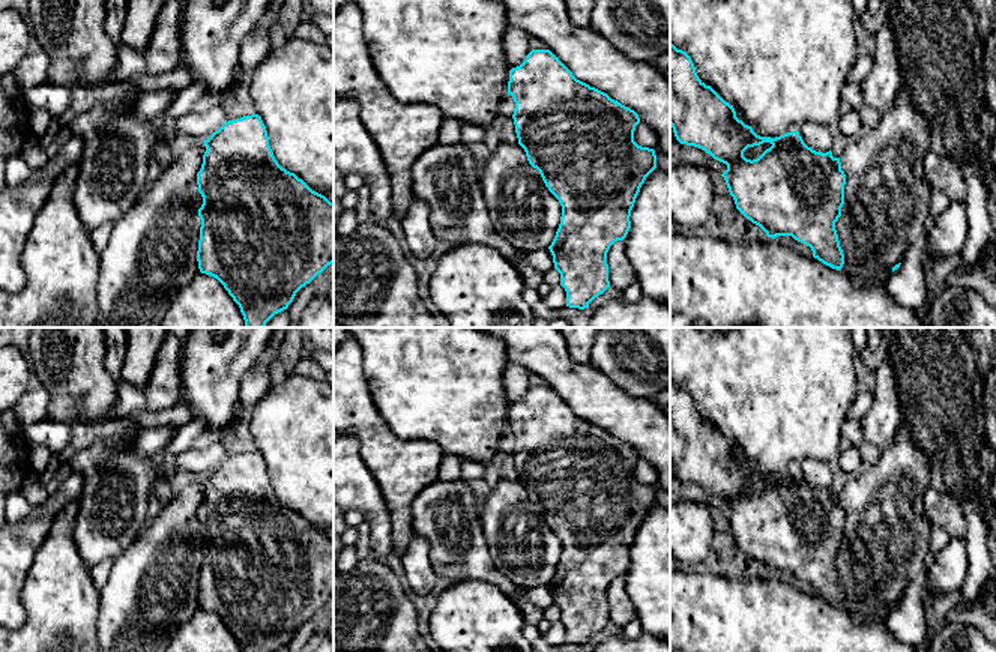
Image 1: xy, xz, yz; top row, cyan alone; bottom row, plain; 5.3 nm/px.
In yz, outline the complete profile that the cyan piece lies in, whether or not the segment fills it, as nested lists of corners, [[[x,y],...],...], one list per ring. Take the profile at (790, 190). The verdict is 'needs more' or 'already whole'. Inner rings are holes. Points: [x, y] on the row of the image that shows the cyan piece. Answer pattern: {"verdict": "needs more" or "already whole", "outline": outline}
{"verdict": "already whole", "outline": [[[670,42],[670,126],[681,144],[694,146],[714,159],[727,165],[721,174],[726,180],[730,195],[735,200],[736,209],[753,224],[759,225],[768,237],[792,236],[795,240],[807,245],[813,251],[813,257],[823,264],[841,270],[844,254],[840,246],[835,222],[841,216],[844,204],[846,174],[841,170],[840,158],[834,158],[832,152],[816,152],[808,147],[798,131],[783,134],[780,137],[760,137],[751,126],[736,117],[733,105],[726,102],[711,86],[706,86],[697,75],[691,57],[678,50]],[[771,143],[757,159],[747,159],[744,152],[748,147]]]}

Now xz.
{"verdict": "already whole", "outline": [[[532,50],[520,66],[509,71],[508,95],[515,102],[512,119],[518,144],[562,206],[560,224],[548,249],[566,291],[566,306],[589,308],[610,287],[607,252],[631,228],[629,216],[635,198],[646,177],[656,168],[655,150],[634,141],[634,131],[640,123],[634,110],[577,80],[550,50]]]}

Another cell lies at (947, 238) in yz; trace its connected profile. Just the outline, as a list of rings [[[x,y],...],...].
[[[952,200],[934,219],[934,224],[927,234],[924,260],[928,263],[936,263],[960,254],[964,248],[966,237],[966,204],[964,201]]]

